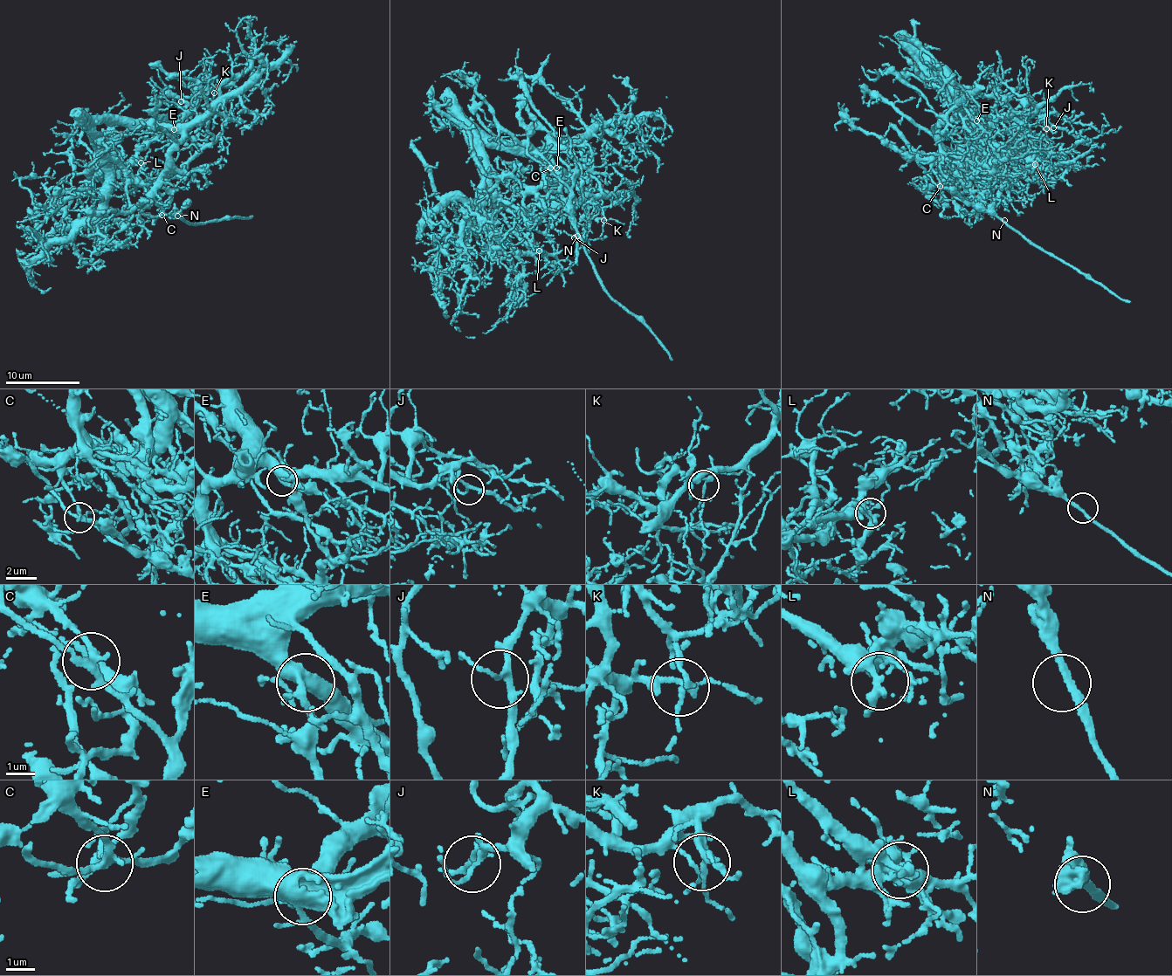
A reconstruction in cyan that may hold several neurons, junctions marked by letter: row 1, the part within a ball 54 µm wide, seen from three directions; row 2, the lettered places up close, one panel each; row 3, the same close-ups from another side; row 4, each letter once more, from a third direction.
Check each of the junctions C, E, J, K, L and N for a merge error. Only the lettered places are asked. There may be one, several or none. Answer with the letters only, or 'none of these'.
C, L

